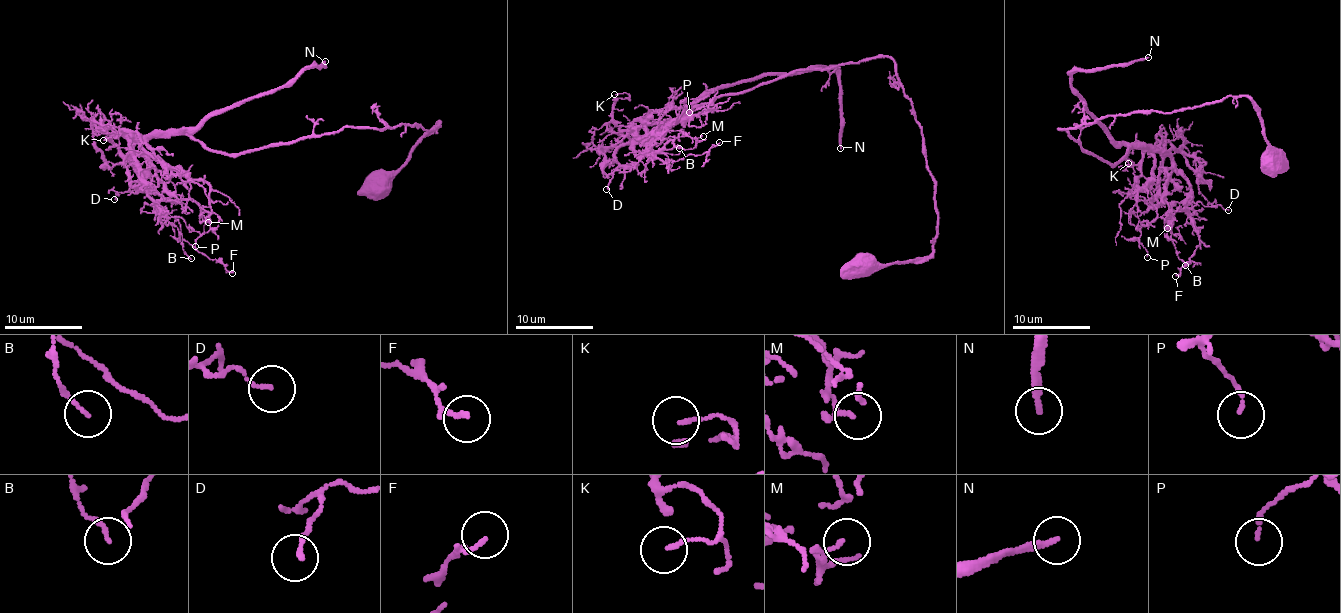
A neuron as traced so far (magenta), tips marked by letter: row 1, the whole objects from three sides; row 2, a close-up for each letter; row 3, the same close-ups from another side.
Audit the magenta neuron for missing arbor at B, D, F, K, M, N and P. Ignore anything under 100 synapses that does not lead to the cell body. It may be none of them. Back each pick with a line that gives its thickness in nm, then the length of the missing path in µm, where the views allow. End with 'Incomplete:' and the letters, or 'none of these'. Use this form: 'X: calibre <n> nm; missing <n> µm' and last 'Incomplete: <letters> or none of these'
N: calibre 190 nm; missing 25 µm
Incomplete: N

